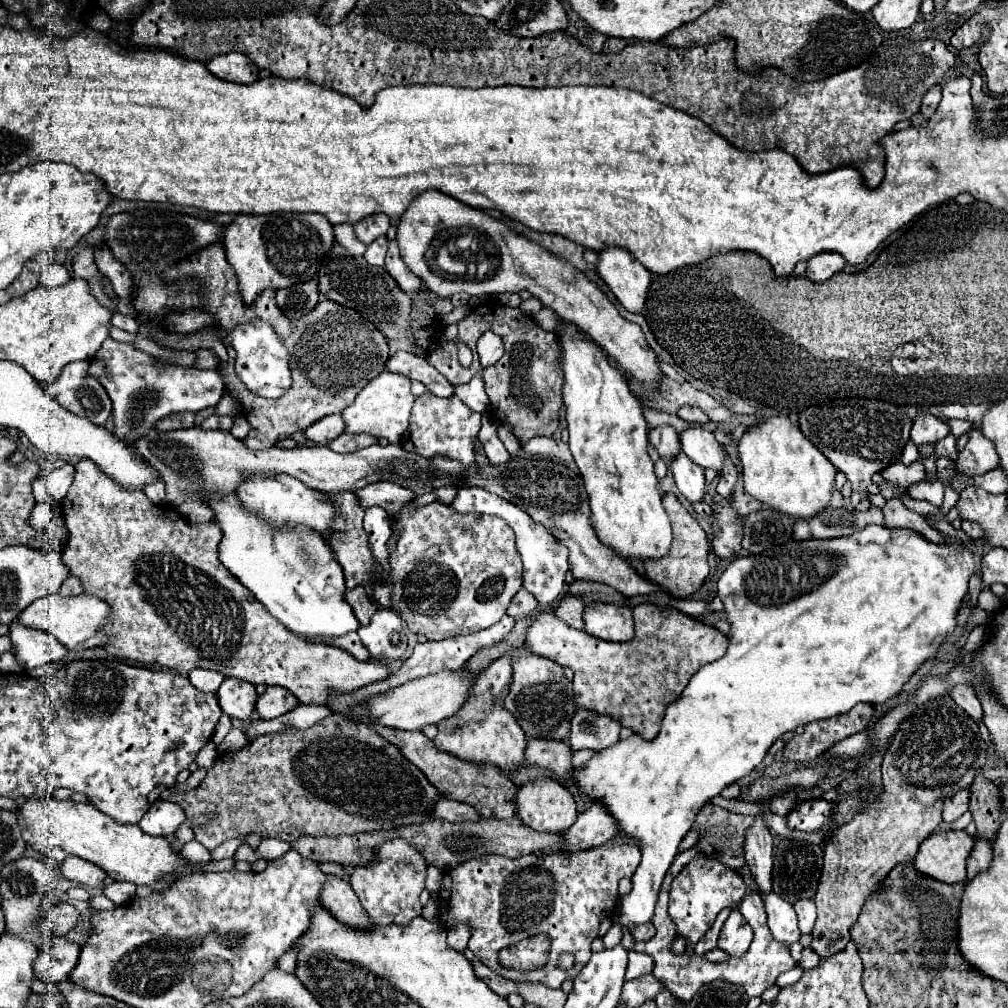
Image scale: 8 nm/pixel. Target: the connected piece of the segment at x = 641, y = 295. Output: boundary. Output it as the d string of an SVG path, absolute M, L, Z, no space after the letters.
M609 248L599 254L599 276L629 312L639 312L649 296L651 272L635 260L635 256L621 248Z

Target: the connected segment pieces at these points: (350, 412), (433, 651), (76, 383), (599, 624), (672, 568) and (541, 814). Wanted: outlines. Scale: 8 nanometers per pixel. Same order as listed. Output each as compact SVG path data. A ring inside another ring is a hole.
M381 372L357 394L355 402L343 410L347 432L349 434L369 432L375 438L383 436L391 444L397 444L401 442L401 436L405 428L409 426L409 414L411 414L413 402L415 402L415 396L411 392L411 380L407 376L393 374L393 372Z
M503 616L501 622L493 624L491 628L485 628L481 632L475 632L475 634L469 634L469 636L453 636L453 638L445 638L445 640L437 640L437 642L425 642L425 644L417 644L415 650L413 650L413 656L409 660L405 660L405 664L395 670L395 674L389 678L389 680L383 680L379 684L373 684L369 688L363 688L361 692L355 692L355 694L343 694L343 696L337 696L337 698L331 698L329 700L329 710L343 710L347 704L353 704L353 700L363 700L363 698L369 698L369 696L375 696L375 694L381 694L383 690L389 690L389 686L399 686L399 684L405 684L413 678L419 678L419 676L425 676L425 674L433 674L433 672L441 672L441 670L459 670L465 666L465 662L477 652L481 650L483 646L491 646L495 642L499 642L501 638L505 638L511 628L515 626L515 618L511 616Z
M89 360L71 362L49 388L49 394L69 412L105 424L111 414L111 400L105 388L89 372Z
M593 602L583 612L583 630L595 638L627 642L633 638L633 616L629 606Z
M665 494L663 496L663 506L671 518L671 526L673 526L673 550L669 556L661 558L661 560L647 560L645 562L645 572L647 578L653 580L657 586L661 586L663 590L667 590L671 596L675 598L687 598L691 594L695 594L705 578L709 576L709 540L705 530L699 526L699 522L685 510L685 506L677 500L675 494Z
M535 778L517 794L517 816L533 830L563 832L577 820L571 792L553 778Z

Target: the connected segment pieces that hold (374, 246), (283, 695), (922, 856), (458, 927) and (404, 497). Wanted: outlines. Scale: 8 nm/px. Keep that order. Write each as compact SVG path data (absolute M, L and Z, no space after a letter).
M381 236L377 238L375 242L371 242L367 246L367 252L365 252L365 260L369 264L375 264L375 266L383 266L383 260L385 260L385 254L387 254L387 238Z
M267 686L267 690L257 700L257 712L263 720L271 720L281 714L287 714L297 704L299 704L299 700L287 688Z
M937 830L925 838L913 858L913 868L939 882L965 882L965 862L975 840L963 830Z
M459 922L455 924L453 928L449 928L447 932L447 944L457 950L457 952L463 952L467 948L467 940L471 936L471 926L465 924L465 922Z
M389 482L367 484L365 488L359 488L355 492L355 496L363 510L367 510L371 506L381 506L389 514L397 514L411 498L415 498L415 494L409 492L409 488L401 488L401 486L389 484Z

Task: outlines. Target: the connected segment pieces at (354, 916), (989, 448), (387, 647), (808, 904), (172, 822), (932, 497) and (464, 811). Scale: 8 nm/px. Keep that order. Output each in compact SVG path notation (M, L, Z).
M329 876L327 882L321 888L321 904L325 908L331 908L333 916L337 920L355 926L355 928L369 928L371 920L365 916L365 910L361 908L361 902L357 900L357 894L351 890L349 882Z
M971 430L967 446L959 452L957 458L957 472L965 476L977 476L997 466L999 466L999 456L993 440L985 438L979 430Z
M377 610L367 626L359 628L359 638L371 652L373 660L391 662L407 650L407 636L403 632L403 620L393 610Z
M797 900L793 904L797 916L799 916L799 930L801 934L811 934L813 930L813 924L815 924L815 902L813 900Z
M155 800L147 814L141 818L139 826L151 836L171 836L179 824L185 820L185 812L175 802Z
M923 480L923 482L915 484L915 486L909 486L907 492L909 492L909 496L913 500L927 500L933 506L939 506L941 498L943 498L943 484L937 482L937 480L935 482L925 482Z
M439 798L437 804L433 806L433 816L447 820L447 822L457 822L457 820L477 820L477 812L473 812L473 808L469 808L469 804L461 804L457 800L449 800L449 798Z

